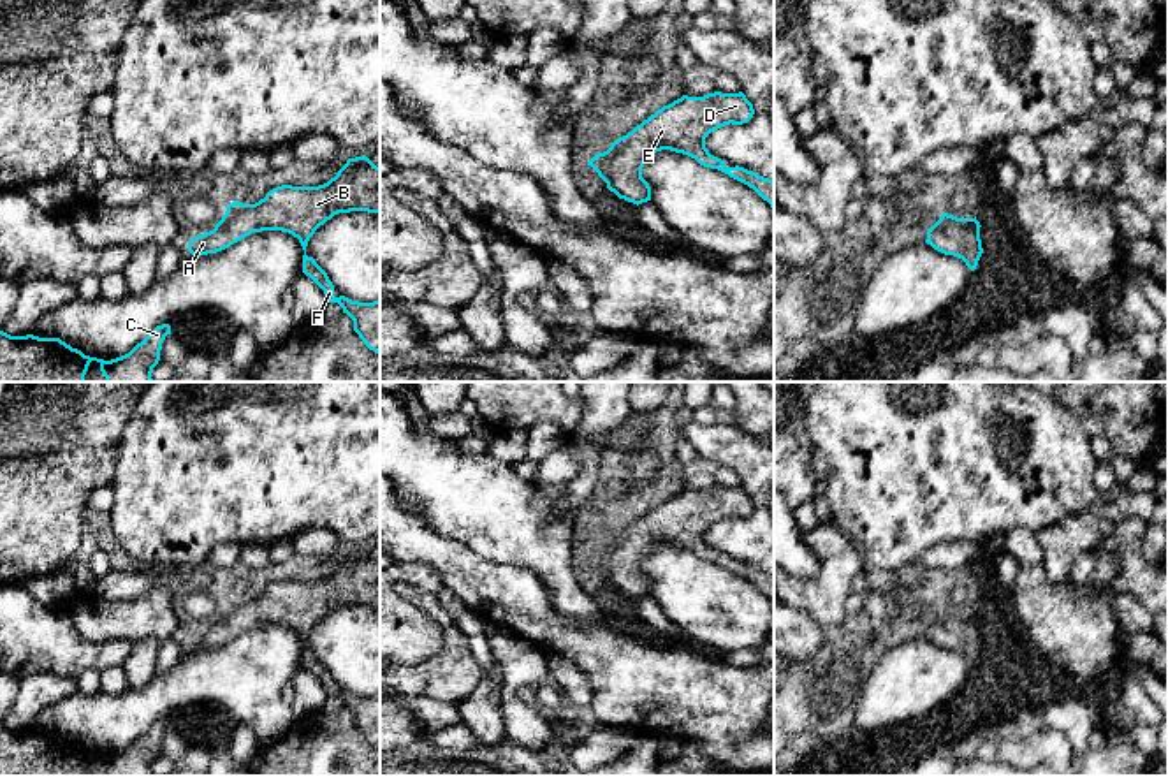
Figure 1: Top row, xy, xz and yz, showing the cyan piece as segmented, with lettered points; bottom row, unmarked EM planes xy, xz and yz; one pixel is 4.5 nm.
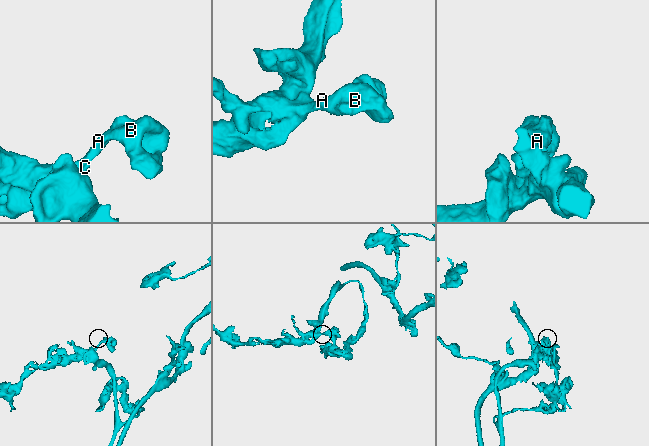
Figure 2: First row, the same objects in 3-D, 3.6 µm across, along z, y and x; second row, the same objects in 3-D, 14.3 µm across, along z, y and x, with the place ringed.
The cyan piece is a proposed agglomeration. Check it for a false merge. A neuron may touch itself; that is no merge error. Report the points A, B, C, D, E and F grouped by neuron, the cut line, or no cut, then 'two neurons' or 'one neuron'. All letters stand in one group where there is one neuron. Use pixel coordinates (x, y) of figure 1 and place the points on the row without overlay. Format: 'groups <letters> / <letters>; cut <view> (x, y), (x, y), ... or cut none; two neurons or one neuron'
groups A B C D E F; cut none; one neuron

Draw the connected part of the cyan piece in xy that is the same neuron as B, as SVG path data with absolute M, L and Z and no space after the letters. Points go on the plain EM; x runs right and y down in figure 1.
M366 549L348 553L334 572L318 581L281 579L255 598L234 595L213 625L188 635L195 651L216 648L241 635L252 626L281 625L299 633L303 667L325 688L329 697L338 697L354 714L354 725L364 739L380 748L380 693L373 697L352 695L334 690L327 667L306 649L306 641L315 625L338 607L368 605L380 609L380 561Z

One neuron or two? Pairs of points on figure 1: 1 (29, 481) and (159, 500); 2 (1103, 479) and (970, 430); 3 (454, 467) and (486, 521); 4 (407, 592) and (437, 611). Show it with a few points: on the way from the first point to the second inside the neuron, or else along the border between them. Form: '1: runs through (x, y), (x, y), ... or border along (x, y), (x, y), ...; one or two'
1: border along (120, 440), (115, 451), (115, 474), (109, 481); two
2: border along (1096, 461), (1094, 486), (1100, 491); two
3: runs through (454, 481), (479, 507); one
4: runs through (414, 595), (430, 604); one

